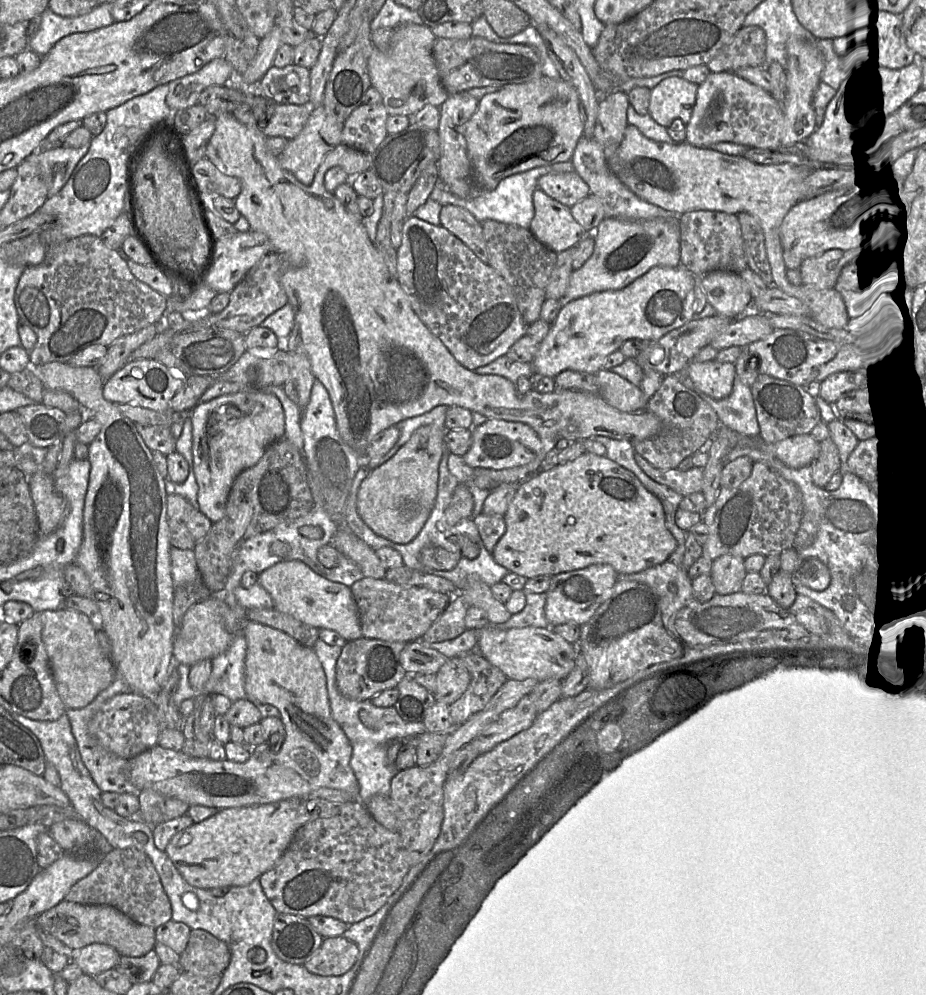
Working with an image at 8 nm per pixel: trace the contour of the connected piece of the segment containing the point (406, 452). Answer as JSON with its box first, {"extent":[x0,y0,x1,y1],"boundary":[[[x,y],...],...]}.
{"extent":[358,426,445,544],"boundary":[[[420,426],[395,455],[371,470],[361,483],[358,513],[376,534],[397,544],[407,544],[419,533],[436,497],[445,432],[445,427]]]}

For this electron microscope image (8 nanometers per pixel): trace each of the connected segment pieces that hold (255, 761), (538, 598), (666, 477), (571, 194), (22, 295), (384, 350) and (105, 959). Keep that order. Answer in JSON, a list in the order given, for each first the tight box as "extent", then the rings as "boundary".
[{"extent":[130,620,359,809],"boundary":[[[248,620],[244,624],[247,653],[245,658],[245,691],[251,702],[270,704],[280,711],[286,737],[278,751],[264,743],[253,747],[249,759],[243,763],[212,760],[188,756],[158,745],[140,753],[130,763],[130,781],[139,791],[151,789],[164,797],[176,798],[189,805],[203,805],[217,809],[246,807],[278,802],[284,799],[303,798],[322,787],[347,792],[358,799],[359,783],[351,768],[352,744],[340,725],[333,719],[324,669],[312,648],[275,628]]]},{"extent":[495,592,549,630],"boundary":[[[524,592],[524,594],[526,599],[525,607],[520,612],[511,615],[509,620],[505,623],[495,626],[504,630],[526,627],[549,627],[549,623],[544,613],[546,594],[530,592]]]},{"extent":[634,453,702,497],"boundary":[[[634,453],[634,460],[649,478],[659,484],[667,486],[683,497],[692,493],[702,492],[702,468],[692,467],[686,471],[681,471],[677,468],[661,470],[653,467],[638,453]]]},{"extent":[537,171,590,208],"boundary":[[[575,171],[545,174],[538,179],[537,187],[569,208],[590,194],[589,186]]]},{"extent":[14,235,168,366],"boundary":[[[91,235],[50,245],[42,264],[24,269],[15,290],[14,302],[20,322],[30,327],[37,336],[36,344],[29,352],[31,366],[67,363],[91,345],[108,347],[120,337],[151,324],[160,324],[160,328],[164,328],[163,320],[168,308],[167,298],[135,278],[118,251],[107,248],[100,238]]]},{"extent":[205,114,666,484],"boundary":[[[222,114],[215,117],[215,131],[207,145],[205,158],[220,172],[241,181],[241,192],[234,202],[249,222],[251,230],[265,234],[273,252],[281,257],[299,254],[304,258],[303,266],[287,268],[280,277],[281,286],[295,315],[293,329],[282,342],[281,349],[308,358],[315,378],[329,393],[340,436],[357,453],[363,456],[375,437],[390,426],[424,414],[439,405],[461,406],[488,419],[524,423],[536,432],[542,449],[530,463],[501,470],[473,468],[472,477],[488,477],[496,484],[521,484],[539,473],[541,462],[560,439],[585,440],[600,435],[615,440],[640,441],[666,431],[666,426],[655,414],[647,410],[621,412],[608,405],[598,394],[568,389],[555,389],[550,393],[533,390],[520,393],[514,383],[505,377],[480,375],[462,366],[412,310],[398,280],[391,275],[384,258],[369,239],[363,222],[357,221],[334,193],[325,188],[324,177],[330,168],[341,167],[352,178],[369,169],[369,154],[341,143],[326,154],[313,182],[304,185],[293,174],[281,168],[277,157],[266,149],[265,141],[266,136],[260,131],[243,125],[232,115]]]},{"extent":[72,943,121,977],"boundary":[[[103,943],[89,944],[72,954],[72,960],[83,973],[92,977],[116,968],[120,957],[121,955],[115,948]]]}]

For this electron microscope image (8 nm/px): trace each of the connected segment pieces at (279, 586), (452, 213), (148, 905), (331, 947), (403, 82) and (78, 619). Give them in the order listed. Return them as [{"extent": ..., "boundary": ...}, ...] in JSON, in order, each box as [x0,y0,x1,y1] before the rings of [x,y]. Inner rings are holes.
[{"extent":[257,560,362,641],"boundary":[[[298,560],[279,562],[258,574],[257,583],[272,597],[273,608],[303,623],[338,632],[346,641],[362,638],[358,609],[350,587],[329,581]]]},{"extent":[440,205,489,263],"boundary":[[[444,205],[440,212],[440,225],[459,238],[484,263],[489,262],[488,250],[481,223],[463,207]]]},{"extent":[65,848,172,929],"boundary":[[[135,848],[113,849],[93,872],[70,888],[65,900],[82,905],[112,906],[136,923],[154,929],[172,920],[171,902],[151,859]]]},{"extent":[303,936,358,976],"boundary":[[[344,936],[329,937],[303,966],[320,976],[339,976],[351,969],[357,957],[358,948],[353,942]]]},{"extent":[368,23,449,117],"boundary":[[[408,23],[398,26],[394,31],[391,52],[384,54],[373,46],[368,59],[371,85],[380,92],[387,113],[413,117],[426,105],[439,108],[449,94],[442,84],[432,54],[435,42],[432,29],[424,24]]]},{"extent":[40,609,115,709],"boundary":[[[73,609],[40,613],[41,638],[44,644],[57,692],[66,708],[80,709],[90,704],[115,678],[115,666],[97,639],[97,630],[86,615]]]}]

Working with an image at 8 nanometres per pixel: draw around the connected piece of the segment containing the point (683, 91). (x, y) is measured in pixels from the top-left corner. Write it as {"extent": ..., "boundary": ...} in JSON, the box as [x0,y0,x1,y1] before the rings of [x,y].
{"extent":[649,77,698,128],"boundary":[[[668,77],[651,89],[649,114],[666,128],[675,119],[685,124],[691,119],[698,85],[681,77]]]}

